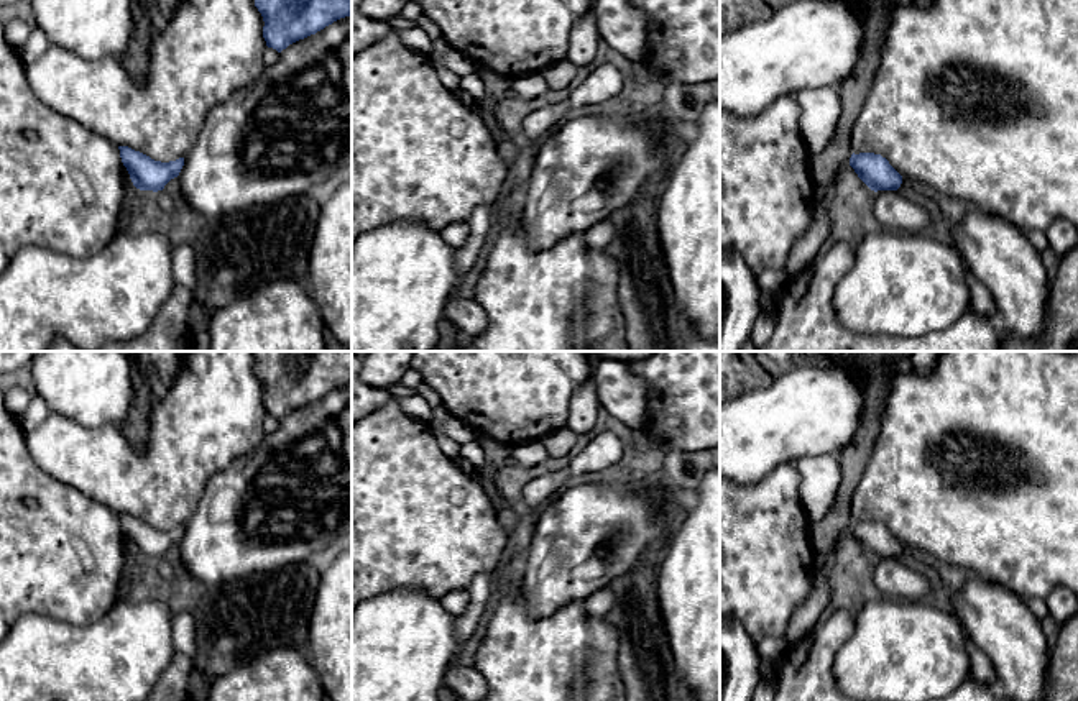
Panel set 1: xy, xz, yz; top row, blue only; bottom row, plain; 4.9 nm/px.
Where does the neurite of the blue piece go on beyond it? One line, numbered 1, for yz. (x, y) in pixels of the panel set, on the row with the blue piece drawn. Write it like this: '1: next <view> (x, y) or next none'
1: next none

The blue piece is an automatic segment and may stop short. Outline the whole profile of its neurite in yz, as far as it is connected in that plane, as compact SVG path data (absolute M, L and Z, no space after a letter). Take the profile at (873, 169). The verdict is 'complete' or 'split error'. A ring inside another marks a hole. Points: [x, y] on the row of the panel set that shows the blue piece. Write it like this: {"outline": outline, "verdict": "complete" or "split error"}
{"outline": "M853 153L850 158L850 166L855 169L858 177L874 192L897 190L902 184L902 176L881 154Z", "verdict": "complete"}

